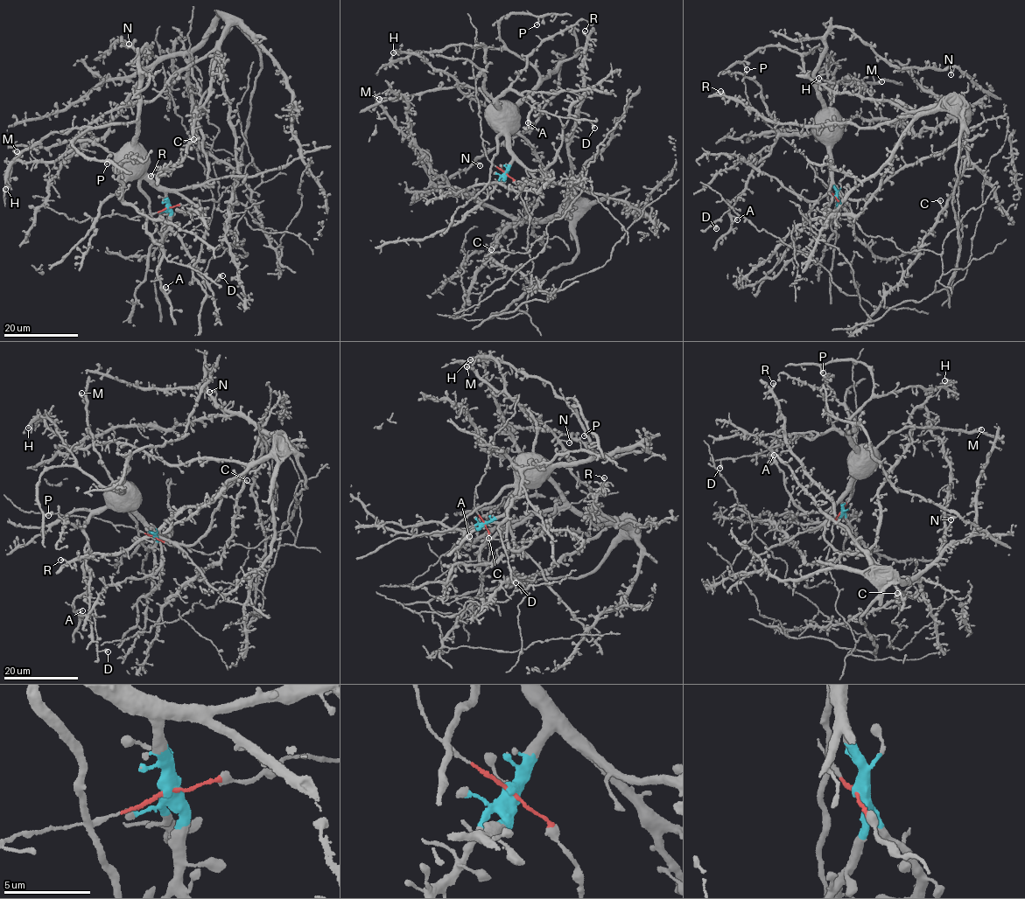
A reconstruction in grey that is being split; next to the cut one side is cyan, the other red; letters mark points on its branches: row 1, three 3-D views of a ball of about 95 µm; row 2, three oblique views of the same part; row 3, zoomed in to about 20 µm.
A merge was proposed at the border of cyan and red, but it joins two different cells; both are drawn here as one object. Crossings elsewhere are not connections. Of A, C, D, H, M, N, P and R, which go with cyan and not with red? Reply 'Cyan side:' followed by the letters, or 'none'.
Cyan side: A, D, M, N, P

